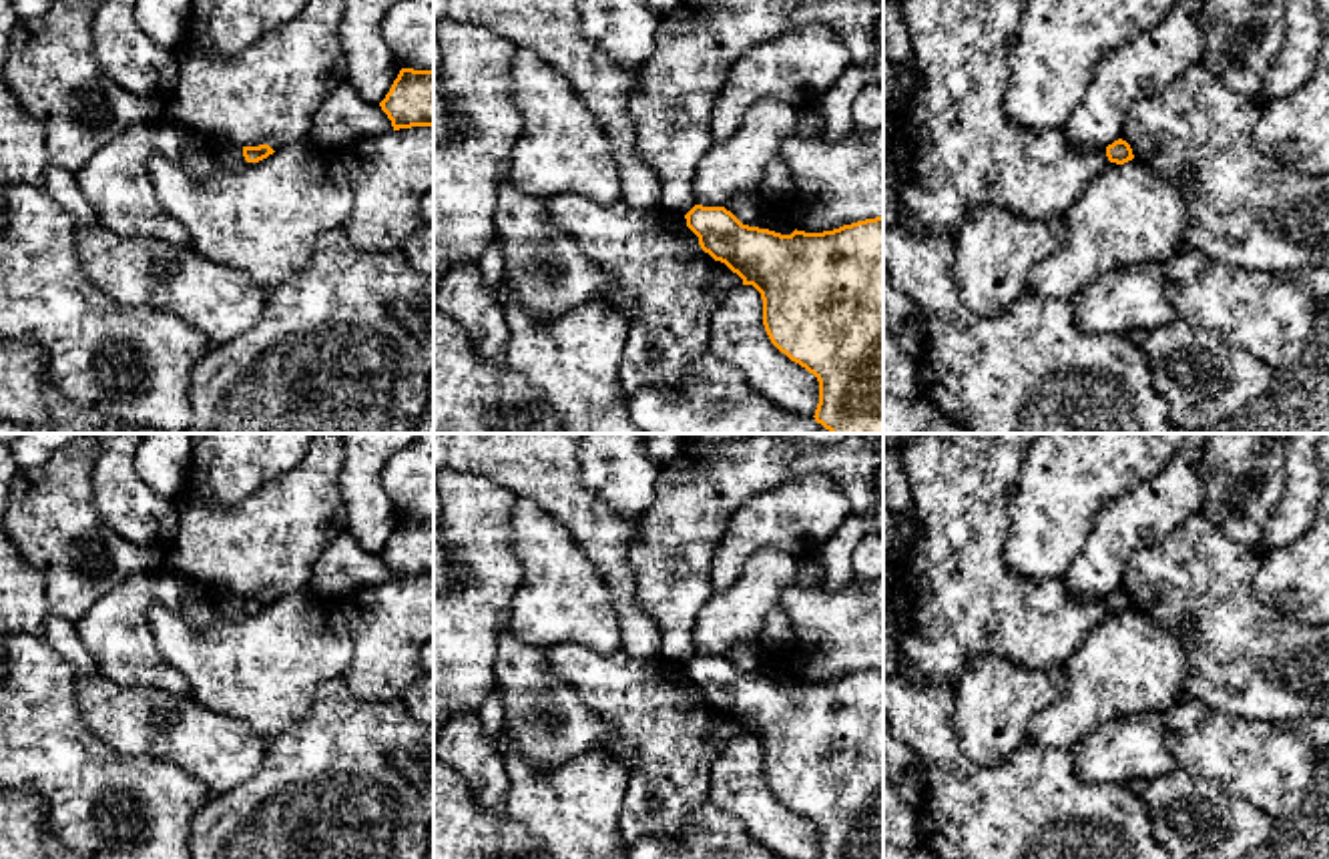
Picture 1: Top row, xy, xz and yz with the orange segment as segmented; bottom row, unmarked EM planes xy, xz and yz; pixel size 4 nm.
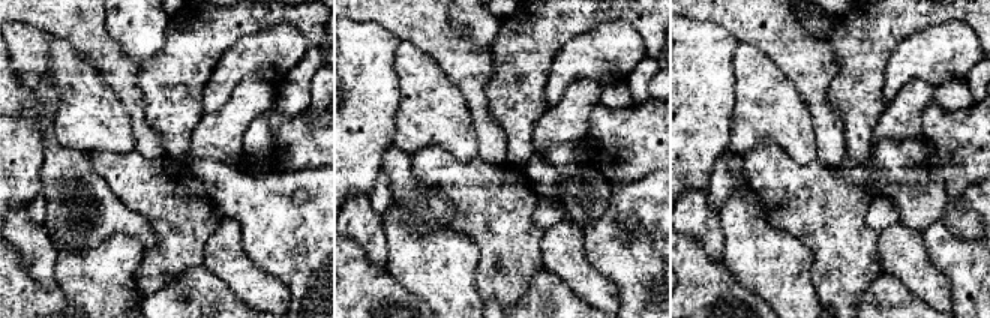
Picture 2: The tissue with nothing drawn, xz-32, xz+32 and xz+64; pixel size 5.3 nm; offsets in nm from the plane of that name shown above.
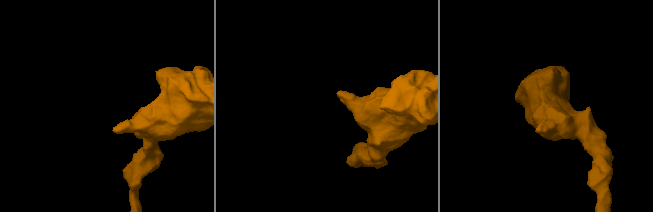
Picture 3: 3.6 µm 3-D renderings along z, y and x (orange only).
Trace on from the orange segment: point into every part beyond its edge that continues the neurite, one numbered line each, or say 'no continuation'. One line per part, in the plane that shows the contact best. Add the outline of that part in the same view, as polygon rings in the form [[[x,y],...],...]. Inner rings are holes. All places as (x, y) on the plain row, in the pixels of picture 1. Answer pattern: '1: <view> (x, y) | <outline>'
no continuation

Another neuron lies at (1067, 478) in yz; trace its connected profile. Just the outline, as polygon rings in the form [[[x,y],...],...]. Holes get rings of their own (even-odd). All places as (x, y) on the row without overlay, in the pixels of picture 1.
[[[1040,434],[1010,498],[1006,564],[1028,580],[1062,578],[1104,502],[1152,480],[1186,434]]]

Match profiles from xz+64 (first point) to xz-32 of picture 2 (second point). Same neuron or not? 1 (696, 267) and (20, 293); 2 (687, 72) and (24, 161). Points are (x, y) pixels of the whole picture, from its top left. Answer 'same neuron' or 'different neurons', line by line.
1: same neuron
2: same neuron

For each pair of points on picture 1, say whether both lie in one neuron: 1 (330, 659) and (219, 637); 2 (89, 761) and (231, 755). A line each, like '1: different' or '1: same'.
1: same
2: different

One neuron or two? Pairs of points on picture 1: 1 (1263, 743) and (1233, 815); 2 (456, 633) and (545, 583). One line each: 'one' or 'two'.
1: two
2: two

